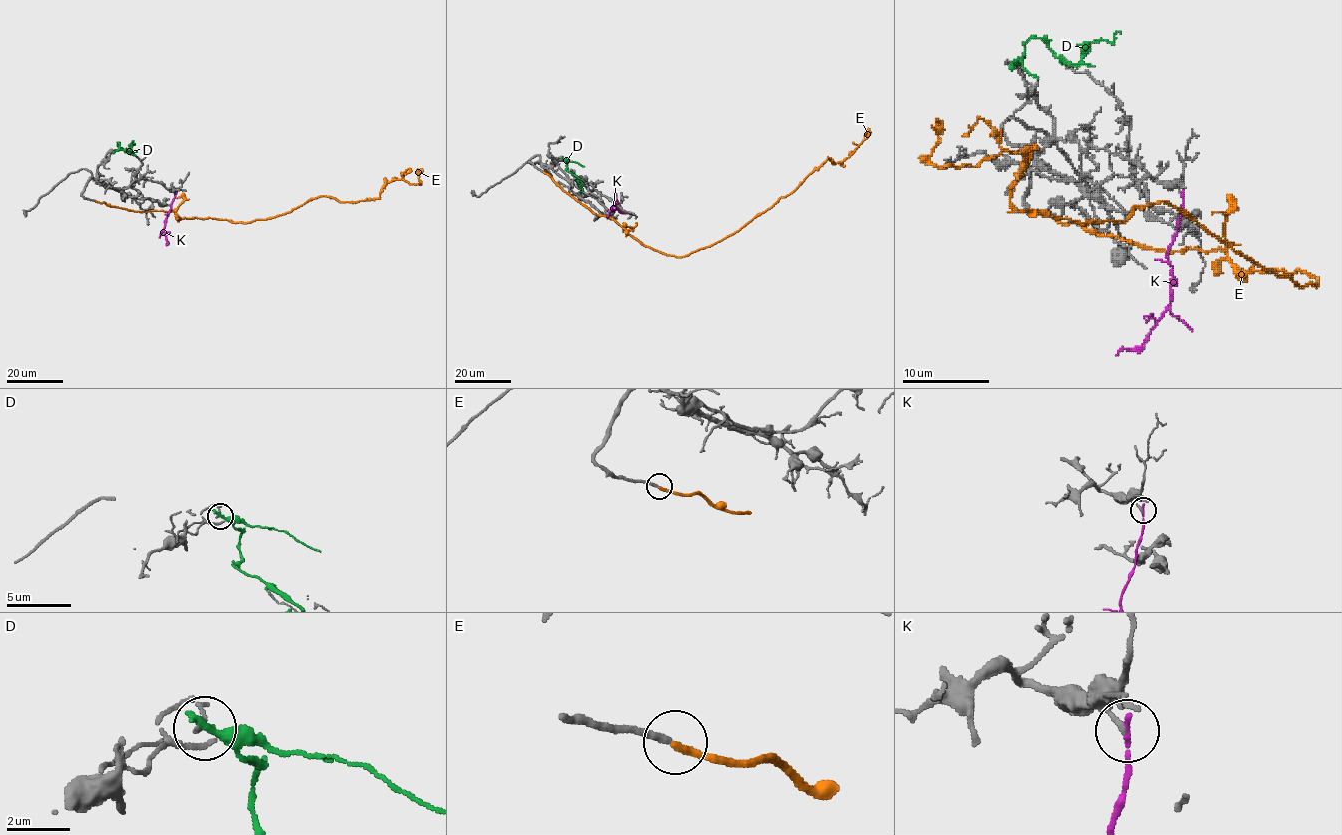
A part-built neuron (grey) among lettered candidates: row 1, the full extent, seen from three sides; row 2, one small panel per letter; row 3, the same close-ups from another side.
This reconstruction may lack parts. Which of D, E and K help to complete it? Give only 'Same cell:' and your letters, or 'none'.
Same cell: E

